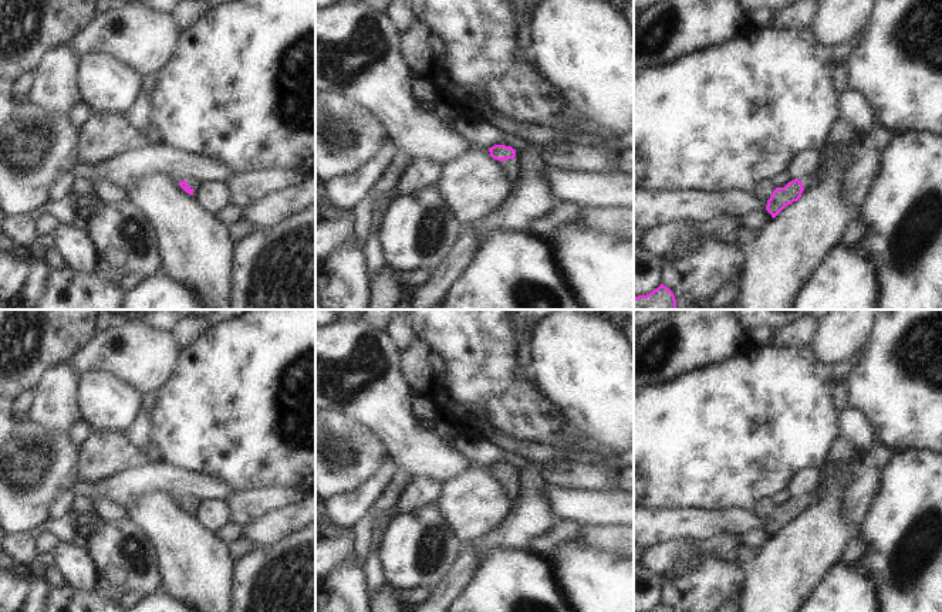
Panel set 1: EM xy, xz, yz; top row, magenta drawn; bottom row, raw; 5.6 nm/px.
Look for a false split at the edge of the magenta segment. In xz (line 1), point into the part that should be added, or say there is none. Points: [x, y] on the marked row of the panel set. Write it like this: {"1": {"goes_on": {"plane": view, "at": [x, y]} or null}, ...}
{"1": {"goes_on": {"plane": "xz", "at": [510, 168]}}}

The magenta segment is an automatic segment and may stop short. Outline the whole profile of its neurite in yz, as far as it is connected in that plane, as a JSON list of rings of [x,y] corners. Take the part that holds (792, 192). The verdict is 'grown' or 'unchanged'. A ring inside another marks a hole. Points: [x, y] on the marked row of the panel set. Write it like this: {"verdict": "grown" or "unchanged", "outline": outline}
{"verdict": "grown", "outline": [[[820,166],[820,169],[814,175],[808,176],[804,180],[794,179],[784,187],[776,187],[776,190],[767,200],[766,210],[774,219],[786,206],[797,202],[801,197],[804,189],[808,190],[816,187],[821,182],[824,173],[825,172]]]}

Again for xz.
{"verdict": "grown", "outline": [[[494,145],[489,148],[490,156],[502,162],[503,173],[507,182],[514,186],[519,179],[519,165],[514,160],[516,149],[506,145]]]}

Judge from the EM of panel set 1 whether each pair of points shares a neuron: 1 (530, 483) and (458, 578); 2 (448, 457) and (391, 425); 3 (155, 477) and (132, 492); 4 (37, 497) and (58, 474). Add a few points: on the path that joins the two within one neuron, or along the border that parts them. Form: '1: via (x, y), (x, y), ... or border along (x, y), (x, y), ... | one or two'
1: via (527, 509), (497, 538), (488, 541), (475, 553) | one
2: via (434, 457), (419, 453), (405, 439) | one
3: via (149, 477), (138, 486) | one
4: via (41, 492), (53, 480) | one

